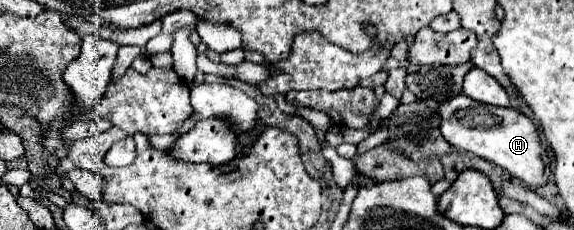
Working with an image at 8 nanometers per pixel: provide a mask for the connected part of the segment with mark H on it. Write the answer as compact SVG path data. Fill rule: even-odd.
M457 95L453 99L441 101L437 113L441 115L441 135L445 141L461 151L475 153L501 169L509 171L511 177L537 187L543 181L547 181L547 169L543 161L545 149L541 147L537 127L529 117L525 117L521 111L513 107L495 107L495 105L483 105L479 101L469 99L467 95Z

